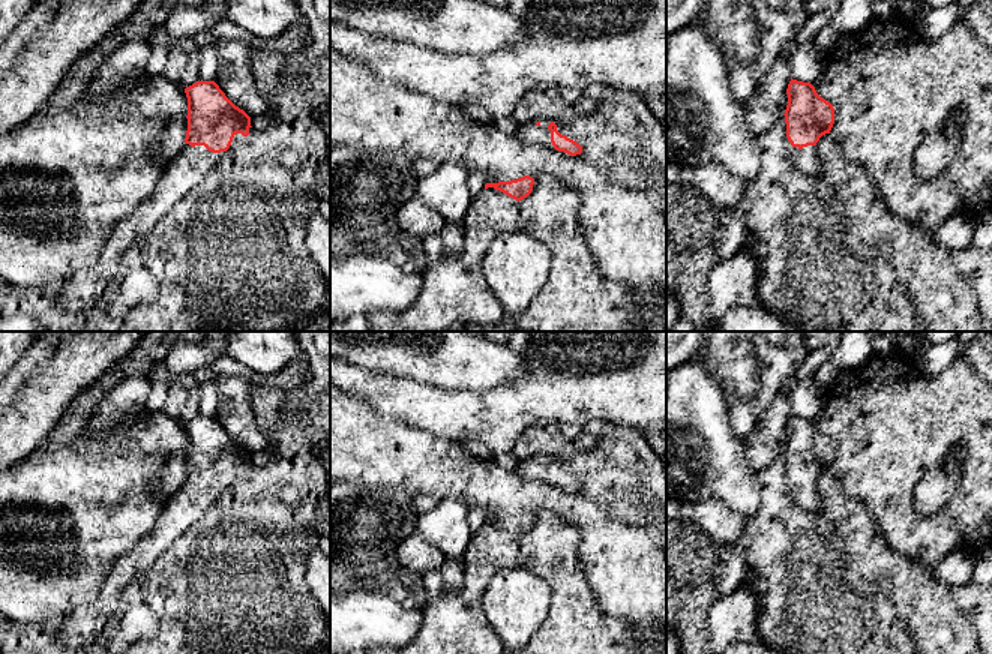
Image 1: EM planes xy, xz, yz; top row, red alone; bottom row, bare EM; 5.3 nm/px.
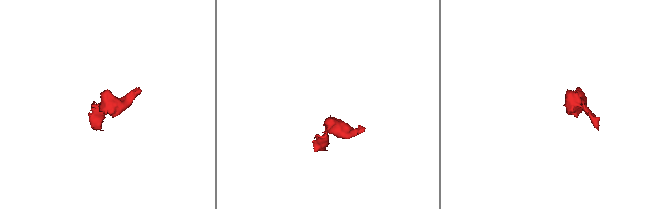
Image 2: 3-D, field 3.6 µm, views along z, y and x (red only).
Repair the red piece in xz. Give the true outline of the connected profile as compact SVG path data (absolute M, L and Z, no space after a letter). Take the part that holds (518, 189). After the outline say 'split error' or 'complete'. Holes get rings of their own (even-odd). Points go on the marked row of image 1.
M524 176L521 178L510 180L510 182L486 183L485 189L494 188L506 194L507 196L521 201L531 194L533 184L534 184L534 178L530 176Z; complete

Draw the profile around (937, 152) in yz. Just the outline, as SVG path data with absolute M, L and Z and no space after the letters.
M962 112L948 116L945 128L929 135L914 153L914 174L920 180L938 176L954 158L962 138Z

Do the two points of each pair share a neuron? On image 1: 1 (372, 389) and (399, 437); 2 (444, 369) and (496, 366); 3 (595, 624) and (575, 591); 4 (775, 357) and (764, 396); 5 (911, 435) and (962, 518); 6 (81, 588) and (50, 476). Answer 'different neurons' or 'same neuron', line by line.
1: different neurons
2: same neuron
3: same neuron
4: same neuron
5: same neuron
6: same neuron

